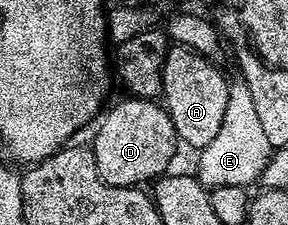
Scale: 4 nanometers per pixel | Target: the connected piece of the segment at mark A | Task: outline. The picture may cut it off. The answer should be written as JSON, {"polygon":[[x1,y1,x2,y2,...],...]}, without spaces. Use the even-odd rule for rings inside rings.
{"polygon":[[182,44,172,45,163,62,162,105,172,118,178,141,184,147,192,146,195,152,217,137,217,132,221,132,221,120,225,120,225,104,229,104,231,87,228,75,223,75,219,69,216,63]]}

